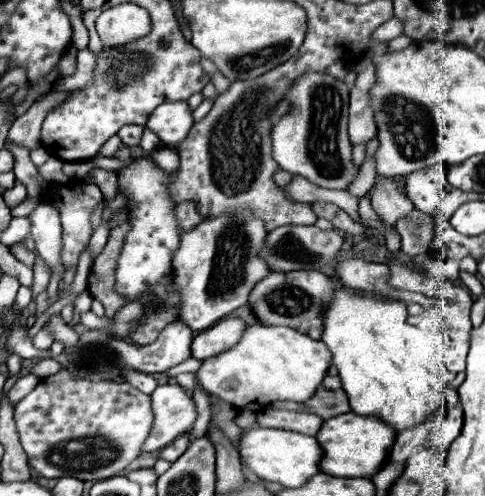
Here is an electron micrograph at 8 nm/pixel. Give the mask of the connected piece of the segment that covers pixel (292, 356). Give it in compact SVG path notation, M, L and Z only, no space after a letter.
M256 323L246 327L238 345L206 359L198 377L208 393L220 397L234 409L256 411L274 401L308 401L320 387L330 363L332 353L322 341L304 337L304 333L296 333L296 329Z

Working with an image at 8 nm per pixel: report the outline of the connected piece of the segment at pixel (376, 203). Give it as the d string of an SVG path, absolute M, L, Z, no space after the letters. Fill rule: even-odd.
M376 177L372 209L384 223L394 225L396 221L404 219L414 209L414 205L404 197L404 191L398 181L388 177Z

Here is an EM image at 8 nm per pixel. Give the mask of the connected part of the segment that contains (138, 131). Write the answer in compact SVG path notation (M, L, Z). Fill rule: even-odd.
M124 125L124 127L118 131L118 135L120 135L120 139L122 139L126 145L136 147L136 145L140 145L142 131L144 131L144 127L140 127L140 125Z

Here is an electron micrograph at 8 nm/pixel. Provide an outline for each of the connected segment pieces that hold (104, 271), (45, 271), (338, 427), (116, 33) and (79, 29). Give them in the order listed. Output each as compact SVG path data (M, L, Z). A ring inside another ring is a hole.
M128 223L116 227L110 233L106 247L96 257L92 265L92 273L88 277L88 291L92 293L92 297L102 301L106 309L106 317L112 317L122 305L126 305L126 301L122 297L116 297L116 291L114 291L114 267L116 267L126 231L128 231Z
M36 255L36 265L34 265L34 285L30 287L34 299L36 299L42 291L46 291L48 281L50 281L50 267L46 265L46 261L44 261L40 255Z
M348 411L324 421L316 439L324 449L324 473L336 477L372 477L388 461L388 453L396 441L396 429L384 421L378 421L378 417L364 417Z
M124 3L110 7L96 21L96 28L106 49L117 49L142 39L150 33L150 15L146 9Z
M62 5L62 9L70 15L70 21L72 21L72 27L74 27L74 35L72 35L72 43L76 49L84 49L88 47L88 29L84 27L82 19L80 19L80 13L70 7L70 5Z

